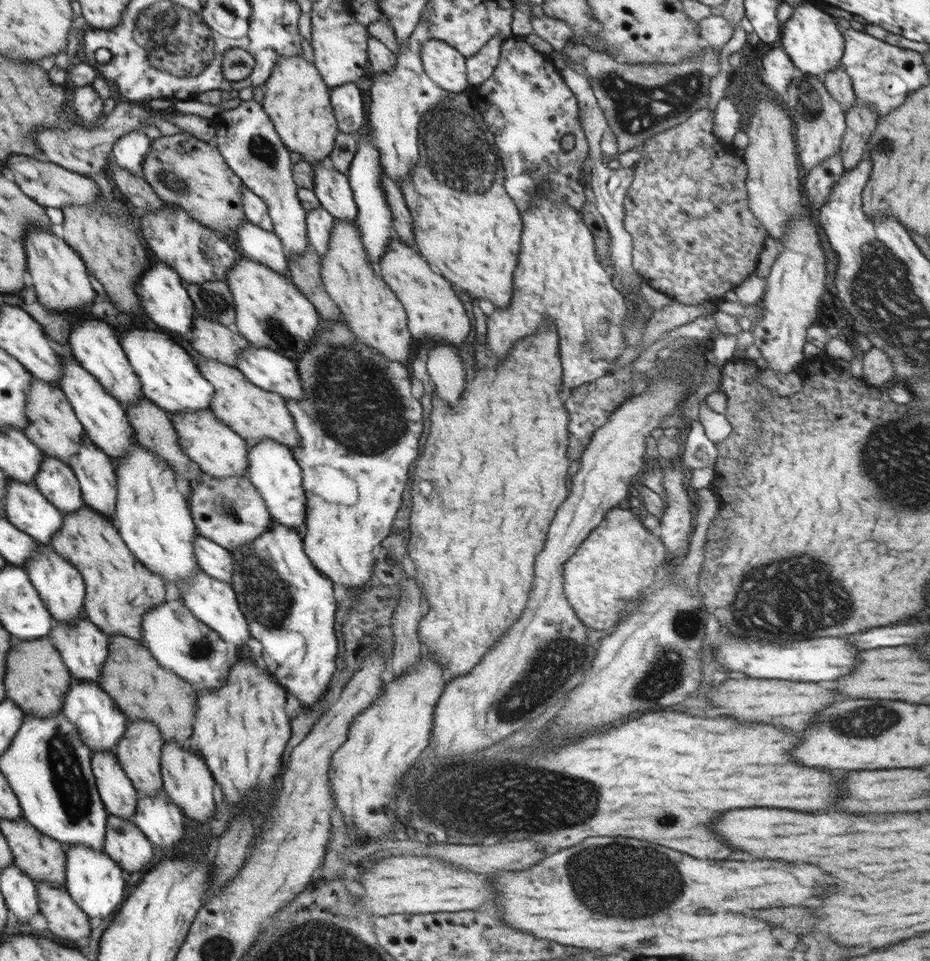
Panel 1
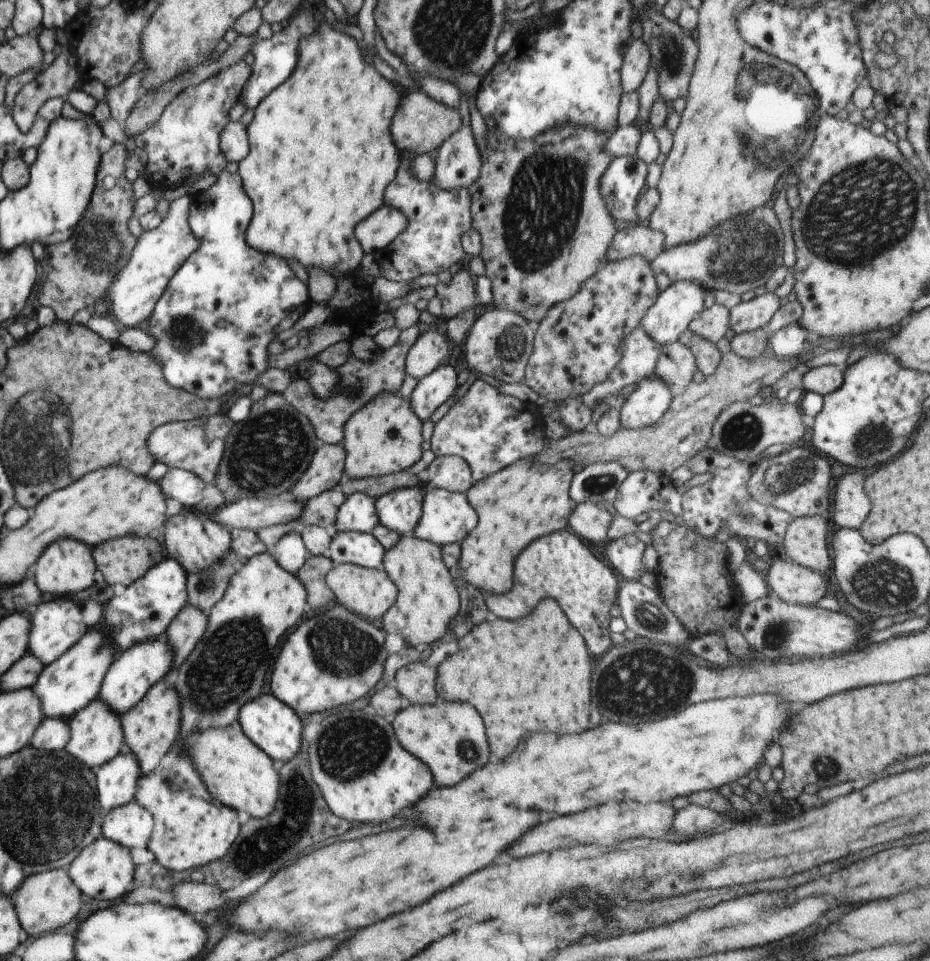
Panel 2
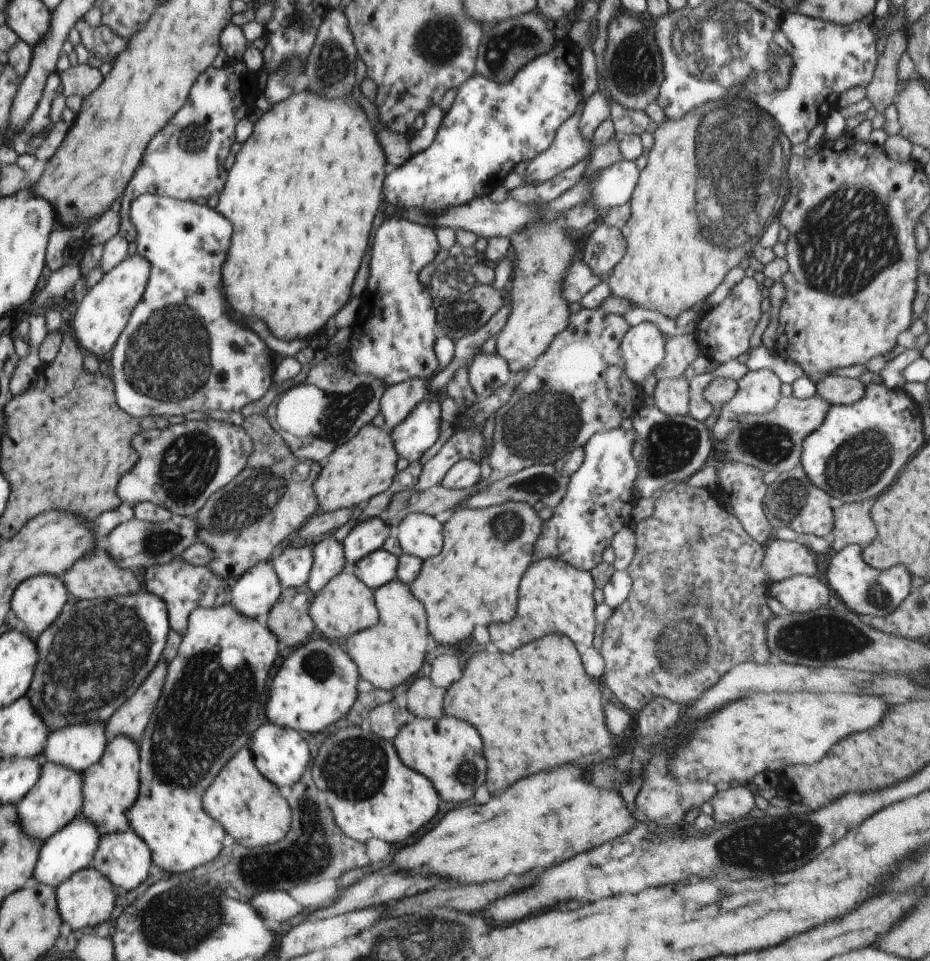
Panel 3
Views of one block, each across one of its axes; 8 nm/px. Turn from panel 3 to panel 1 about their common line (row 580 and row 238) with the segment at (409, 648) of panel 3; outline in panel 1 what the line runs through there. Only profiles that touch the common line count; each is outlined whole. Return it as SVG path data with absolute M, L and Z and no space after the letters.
M394 236L382 255L378 271L403 304L407 314L407 325L413 338L432 338L436 342L444 340L450 344L464 342L472 328L470 318L449 280L437 272L419 251L405 245L400 237Z

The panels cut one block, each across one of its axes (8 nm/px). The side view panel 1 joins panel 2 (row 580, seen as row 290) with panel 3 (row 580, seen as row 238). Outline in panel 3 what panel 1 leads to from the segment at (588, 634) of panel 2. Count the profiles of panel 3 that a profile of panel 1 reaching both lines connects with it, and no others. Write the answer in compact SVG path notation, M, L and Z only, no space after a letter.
M554 557L535 559L523 574L519 588L516 616L506 624L488 626L490 640L494 642L494 646L500 648L502 652L510 652L526 642L538 640L540 636L546 636L550 632L560 632L572 638L572 642L576 644L586 672L592 678L602 680L605 673L605 658L601 652L596 652L596 648L592 645L597 621L594 618L596 604L592 597L595 586L590 571L576 568Z

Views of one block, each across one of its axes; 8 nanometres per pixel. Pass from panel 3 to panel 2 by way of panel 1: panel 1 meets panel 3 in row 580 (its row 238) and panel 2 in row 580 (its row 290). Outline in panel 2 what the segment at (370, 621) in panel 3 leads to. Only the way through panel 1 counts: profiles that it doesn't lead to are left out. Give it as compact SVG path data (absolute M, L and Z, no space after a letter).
M337 563L326 575L327 585L335 594L335 602L342 603L347 609L369 621L379 623L388 609L396 602L398 587L384 569L373 569L352 563Z

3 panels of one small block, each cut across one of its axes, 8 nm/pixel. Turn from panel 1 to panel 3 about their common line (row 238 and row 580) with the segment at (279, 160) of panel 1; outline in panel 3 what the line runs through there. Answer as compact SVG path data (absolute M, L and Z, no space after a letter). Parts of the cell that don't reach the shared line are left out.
M308 545L283 547L271 561L283 588L300 588L309 581L313 549Z

